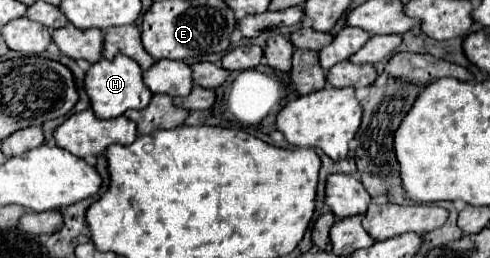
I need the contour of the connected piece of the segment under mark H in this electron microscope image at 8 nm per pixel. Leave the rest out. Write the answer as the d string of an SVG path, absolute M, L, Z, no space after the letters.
M118 55L110 61L102 59L102 61L94 63L90 67L90 71L86 73L84 83L86 83L88 97L92 101L92 111L100 119L120 117L128 109L144 109L150 103L150 97L154 95L154 93L150 93L150 89L146 89L144 81L142 81L140 65L136 65L134 59L130 59L126 55Z

